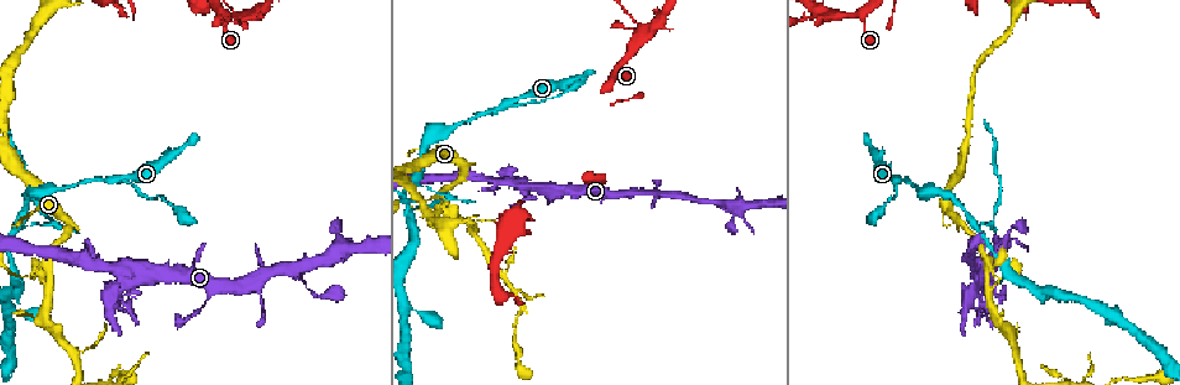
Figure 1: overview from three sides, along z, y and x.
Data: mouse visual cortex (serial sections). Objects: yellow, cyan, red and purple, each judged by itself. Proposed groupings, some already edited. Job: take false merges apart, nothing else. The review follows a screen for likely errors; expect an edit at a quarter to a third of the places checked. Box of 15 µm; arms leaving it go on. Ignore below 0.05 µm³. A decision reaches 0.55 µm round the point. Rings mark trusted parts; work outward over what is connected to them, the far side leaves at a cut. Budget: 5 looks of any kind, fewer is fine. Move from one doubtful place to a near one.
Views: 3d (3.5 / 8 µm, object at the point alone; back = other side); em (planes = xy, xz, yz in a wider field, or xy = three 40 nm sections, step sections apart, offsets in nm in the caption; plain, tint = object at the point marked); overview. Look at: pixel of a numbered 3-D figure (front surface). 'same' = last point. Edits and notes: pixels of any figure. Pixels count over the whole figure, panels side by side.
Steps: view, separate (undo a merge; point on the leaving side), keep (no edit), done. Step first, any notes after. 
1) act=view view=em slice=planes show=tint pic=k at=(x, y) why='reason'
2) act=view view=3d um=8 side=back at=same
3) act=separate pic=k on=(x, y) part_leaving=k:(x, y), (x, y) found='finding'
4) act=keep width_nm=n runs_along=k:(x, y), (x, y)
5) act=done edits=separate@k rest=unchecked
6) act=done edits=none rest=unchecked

act=view view=3d um=8 pic=1 at=(894, 178)

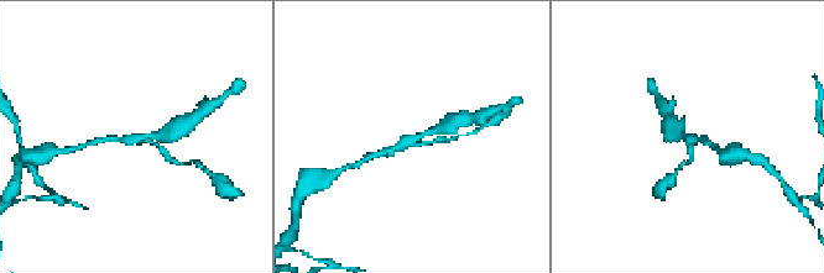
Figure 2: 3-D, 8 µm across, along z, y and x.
act=view view=em slice=xy step=5 show=tint pic=2 at=(409, 140) arms=3 arm_widths_nm=100,200,200

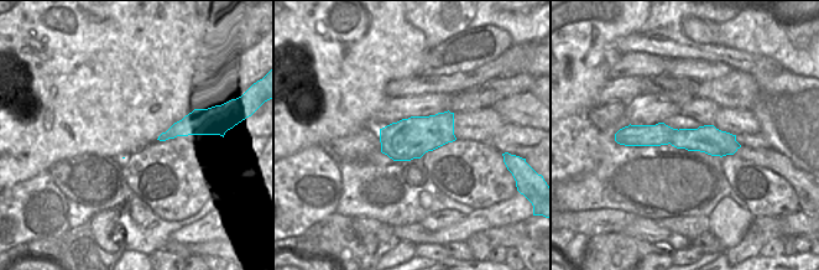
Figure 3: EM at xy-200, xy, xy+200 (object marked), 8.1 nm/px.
act=separate pic=2 on=(690, 150) found='two cells meet here'

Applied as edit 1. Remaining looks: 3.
act=view view=3d um=3.5 pic=1 at=(975, 225) why='two arms in line, one across'

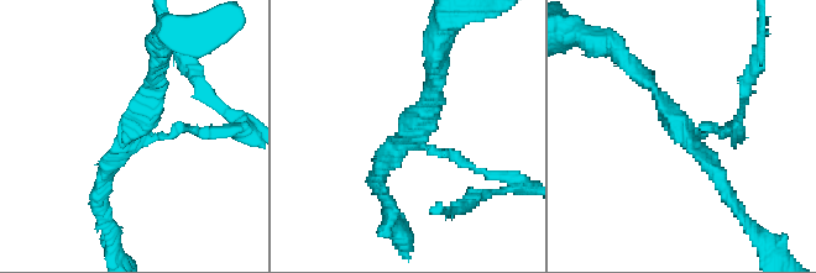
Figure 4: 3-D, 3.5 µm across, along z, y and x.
act=view view=em slice=xy step=1 show=tint pic=4 at=(411, 130) arms=3 arm_widths_nm=150,200,200 why='shape alone is not enough'

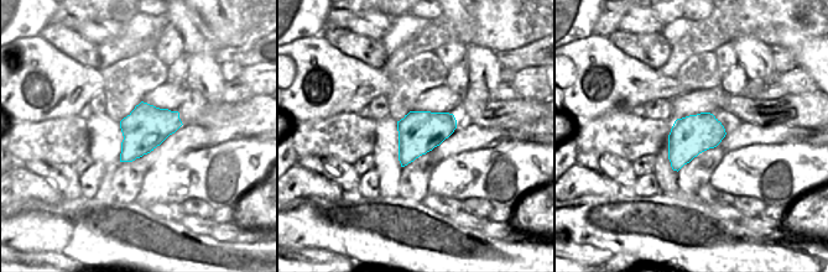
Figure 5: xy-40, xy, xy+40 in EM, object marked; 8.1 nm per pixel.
act=separate pic=4 on=(208, 135) part_leaving=4:(448, 153), (512, 182), (486, 194) found='two cells meet here'

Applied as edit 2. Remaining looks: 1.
act=done edits=separate@2,separate@4 rest=unchecked

